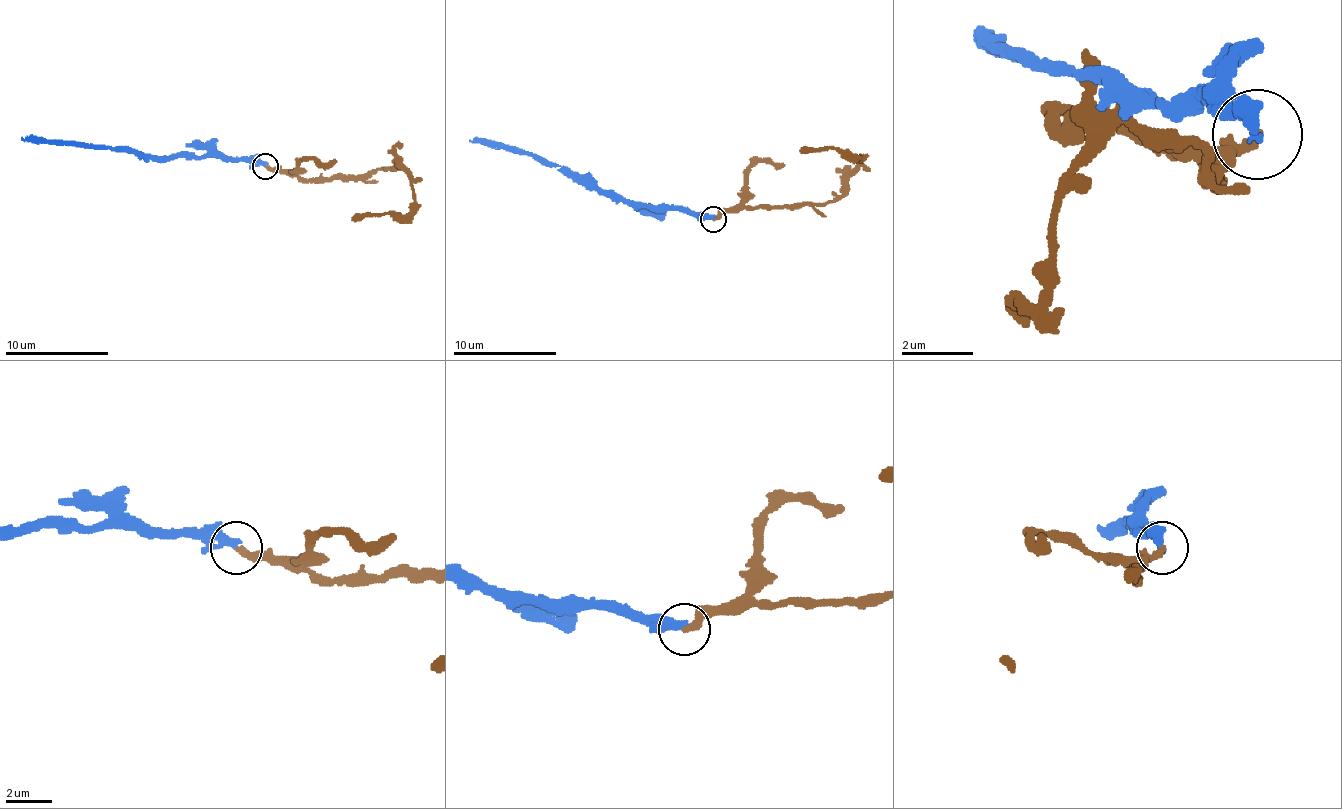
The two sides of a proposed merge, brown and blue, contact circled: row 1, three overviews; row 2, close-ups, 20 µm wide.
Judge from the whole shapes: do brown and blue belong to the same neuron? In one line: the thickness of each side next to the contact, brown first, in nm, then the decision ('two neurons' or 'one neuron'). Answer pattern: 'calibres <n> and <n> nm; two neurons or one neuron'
calibres 300 and 360 nm; two neurons

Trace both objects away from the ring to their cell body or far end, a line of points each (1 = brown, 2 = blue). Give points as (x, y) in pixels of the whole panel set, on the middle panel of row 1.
1: (712, 219), (754, 206), (803, 206), (831, 201), (862, 160), (852, 155), (808, 149), (800, 152)
2: (712, 219), (676, 209), (629, 206), (614, 193), (585, 188), (531, 155), (495, 149), (469, 139)

